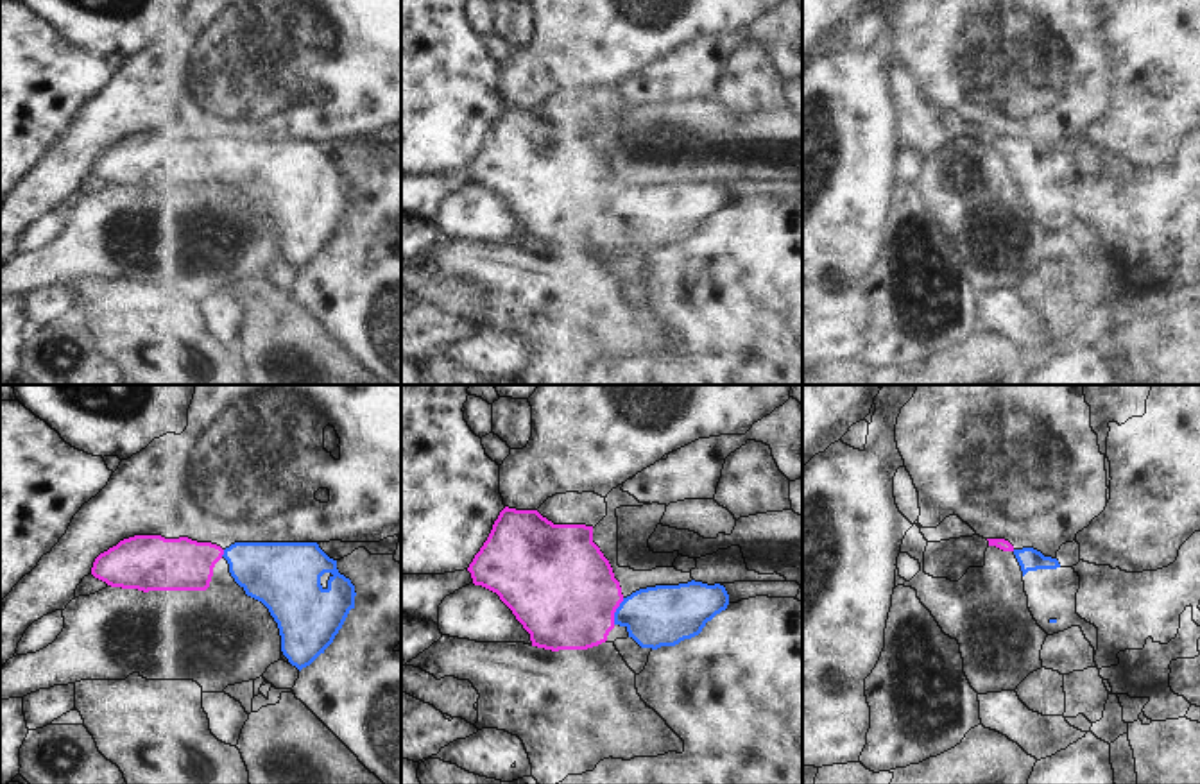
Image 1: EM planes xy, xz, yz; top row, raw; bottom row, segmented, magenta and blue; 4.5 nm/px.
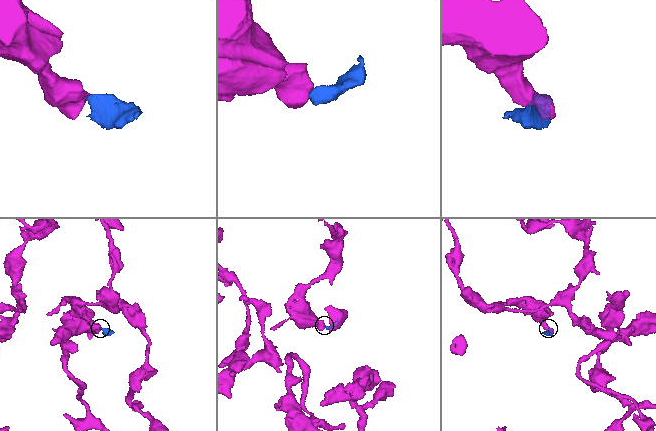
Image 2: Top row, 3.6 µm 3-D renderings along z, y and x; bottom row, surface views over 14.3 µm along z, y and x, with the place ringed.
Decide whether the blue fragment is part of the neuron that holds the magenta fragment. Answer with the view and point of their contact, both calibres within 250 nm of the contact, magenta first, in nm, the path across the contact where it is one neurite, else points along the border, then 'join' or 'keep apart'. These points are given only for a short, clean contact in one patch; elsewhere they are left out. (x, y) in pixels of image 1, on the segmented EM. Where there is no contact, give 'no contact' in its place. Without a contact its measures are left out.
contact xz (615, 611); calibres 480 and 280 nm; way xz (563, 591), (582, 602), (615, 611), (658, 616); join

